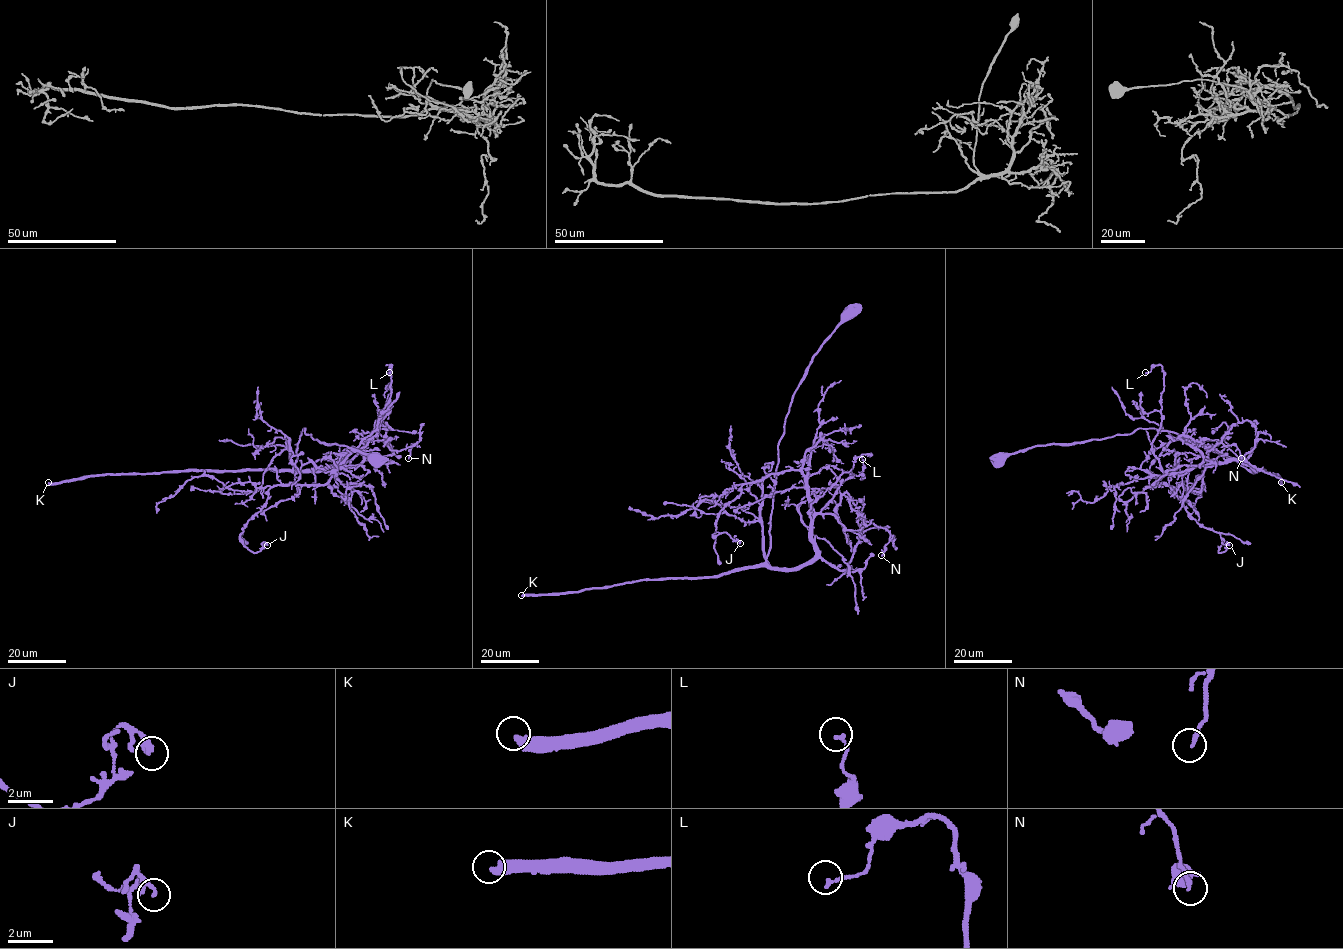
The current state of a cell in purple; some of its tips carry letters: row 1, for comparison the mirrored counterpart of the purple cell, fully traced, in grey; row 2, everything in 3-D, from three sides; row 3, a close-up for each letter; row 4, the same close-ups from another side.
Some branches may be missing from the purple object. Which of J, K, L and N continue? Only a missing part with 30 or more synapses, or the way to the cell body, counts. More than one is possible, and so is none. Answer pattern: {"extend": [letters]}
{"extend": ["K"]}

